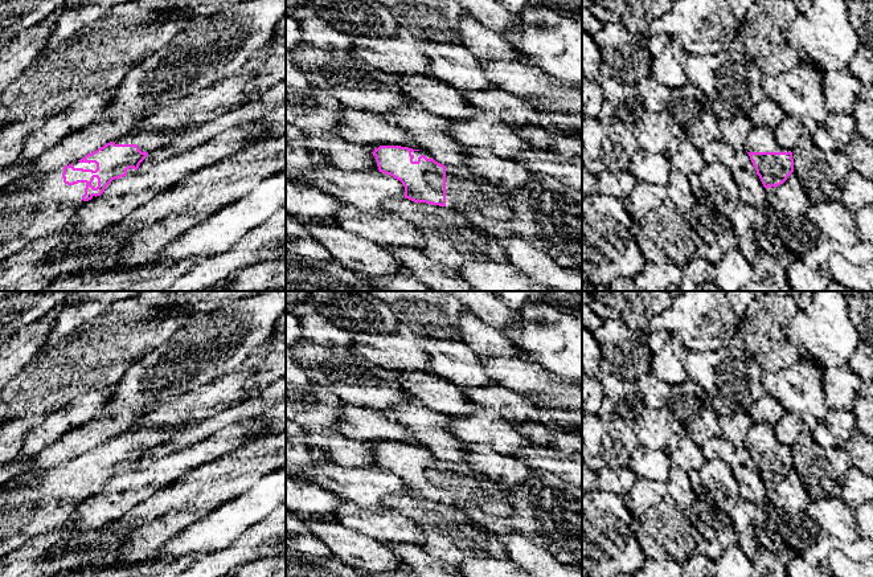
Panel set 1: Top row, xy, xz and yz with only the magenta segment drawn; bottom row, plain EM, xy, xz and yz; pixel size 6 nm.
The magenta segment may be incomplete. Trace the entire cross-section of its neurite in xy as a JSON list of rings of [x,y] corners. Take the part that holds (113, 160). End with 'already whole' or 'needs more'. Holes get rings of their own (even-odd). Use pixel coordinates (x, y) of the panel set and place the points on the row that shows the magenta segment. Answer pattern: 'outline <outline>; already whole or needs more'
outline [[[184,131],[127,134],[78,160],[79,163],[95,163],[95,171],[74,168],[73,163],[65,165],[63,183],[67,185],[85,183],[82,200],[89,201],[94,196],[101,196],[112,180],[124,177],[130,168],[136,171],[149,152],[181,143],[183,139]]]; needs more

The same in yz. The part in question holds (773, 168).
outline [[[769,126],[754,127],[745,150],[767,192],[783,184],[794,172],[792,152],[776,143],[774,128]]]; needs more

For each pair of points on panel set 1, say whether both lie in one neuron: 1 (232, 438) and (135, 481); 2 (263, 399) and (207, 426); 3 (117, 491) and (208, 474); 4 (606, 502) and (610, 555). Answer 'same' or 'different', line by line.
1: same
2: same
3: different
4: same

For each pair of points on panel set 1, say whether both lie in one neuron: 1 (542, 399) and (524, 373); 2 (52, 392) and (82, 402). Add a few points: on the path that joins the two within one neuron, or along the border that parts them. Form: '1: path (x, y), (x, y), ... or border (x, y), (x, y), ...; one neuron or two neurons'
1: path (542, 392), (531, 380); one neuron
2: border (72, 400), (45, 417); two neurons

